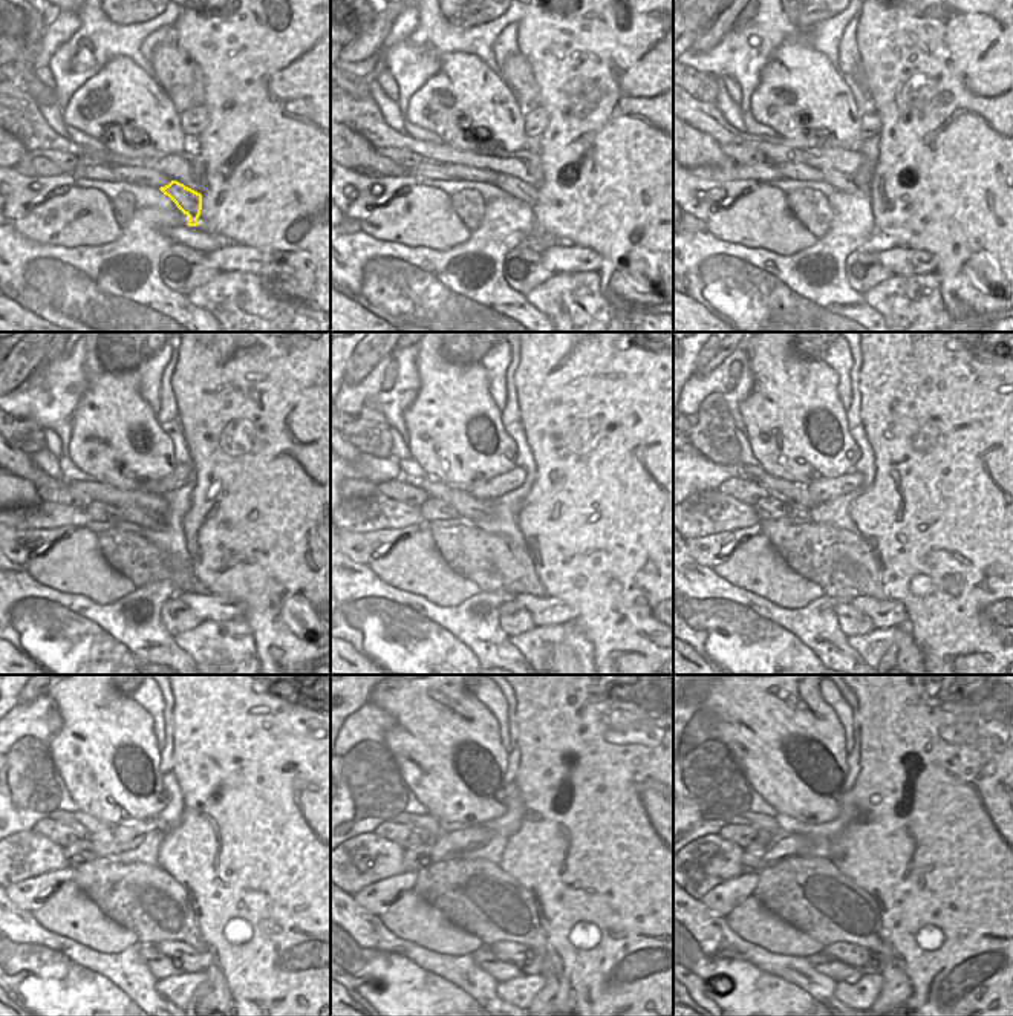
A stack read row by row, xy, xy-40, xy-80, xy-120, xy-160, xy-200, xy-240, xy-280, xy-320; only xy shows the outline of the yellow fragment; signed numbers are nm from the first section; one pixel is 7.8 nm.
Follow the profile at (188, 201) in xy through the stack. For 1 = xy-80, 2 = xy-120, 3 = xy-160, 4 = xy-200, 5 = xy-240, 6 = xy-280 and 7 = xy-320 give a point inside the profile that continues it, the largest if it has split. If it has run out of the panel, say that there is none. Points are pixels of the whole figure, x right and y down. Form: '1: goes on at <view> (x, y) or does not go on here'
1: goes on at xy-80 (840, 181)
2: goes on at xy-120 (135, 514)
3: goes on at xy-160 (467, 507)
4: goes on at xy-200 (794, 494)
5: goes on at xy-240 (92, 828)
6: goes on at xy-280 (423, 820)
7: goes on at xy-320 (753, 819)

